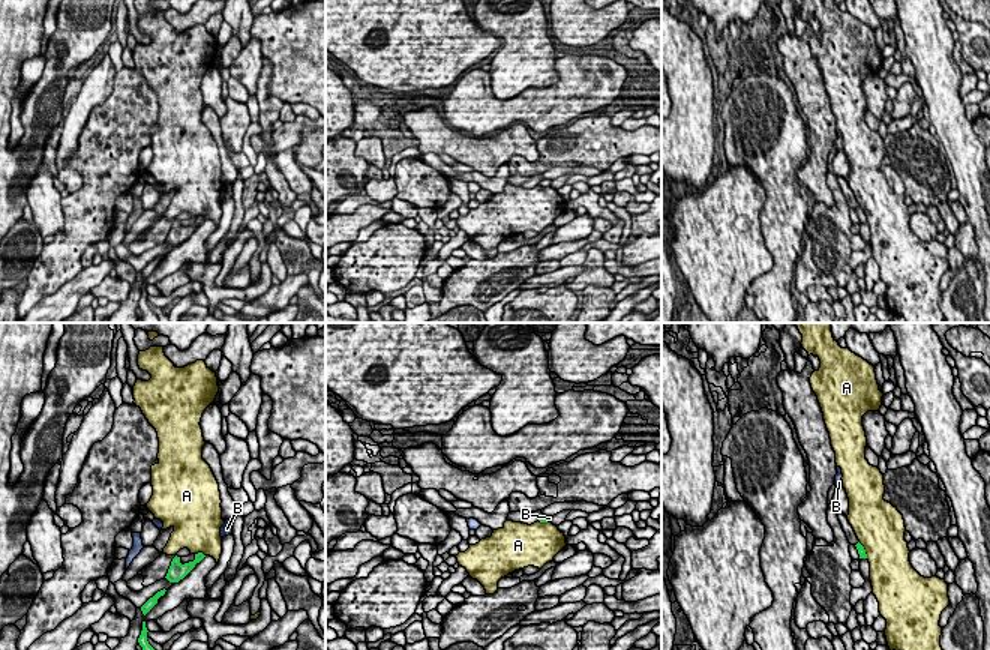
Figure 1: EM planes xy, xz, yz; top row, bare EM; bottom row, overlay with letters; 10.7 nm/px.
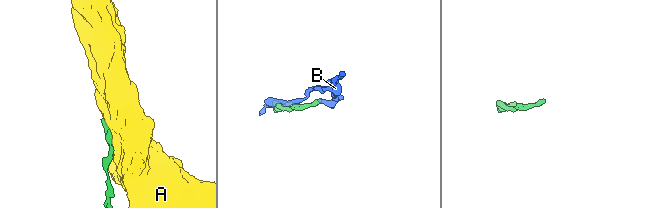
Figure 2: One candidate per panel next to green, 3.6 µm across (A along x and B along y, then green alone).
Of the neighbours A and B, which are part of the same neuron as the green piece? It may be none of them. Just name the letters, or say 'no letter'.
B

